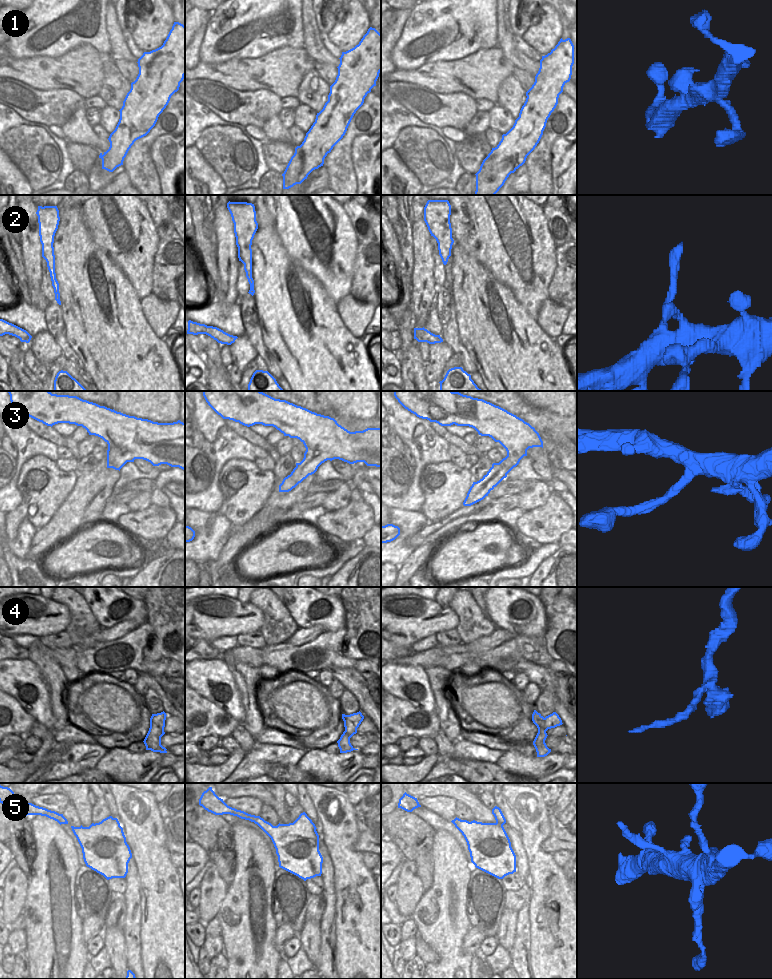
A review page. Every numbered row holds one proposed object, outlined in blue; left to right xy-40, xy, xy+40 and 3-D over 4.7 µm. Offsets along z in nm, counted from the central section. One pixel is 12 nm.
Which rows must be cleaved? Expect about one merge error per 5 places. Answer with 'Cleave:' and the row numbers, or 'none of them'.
Cleave: none of them

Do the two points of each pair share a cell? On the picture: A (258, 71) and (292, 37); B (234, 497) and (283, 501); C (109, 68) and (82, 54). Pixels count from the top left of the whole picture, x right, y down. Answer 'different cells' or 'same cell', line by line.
A: different cells
B: different cells
C: different cells

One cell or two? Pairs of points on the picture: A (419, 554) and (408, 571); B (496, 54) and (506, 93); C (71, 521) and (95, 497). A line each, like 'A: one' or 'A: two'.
A: one
B: two
C: one

